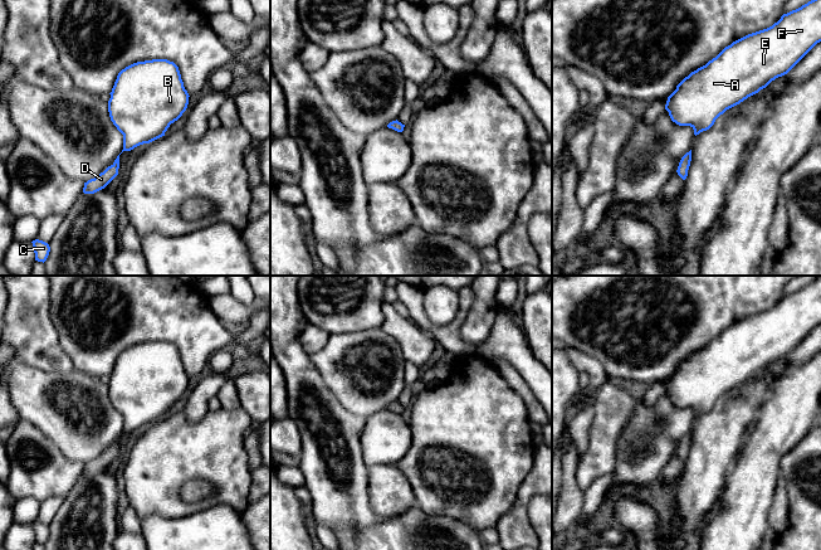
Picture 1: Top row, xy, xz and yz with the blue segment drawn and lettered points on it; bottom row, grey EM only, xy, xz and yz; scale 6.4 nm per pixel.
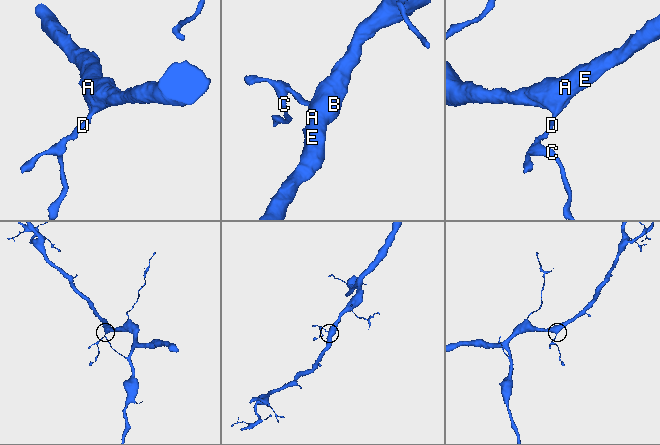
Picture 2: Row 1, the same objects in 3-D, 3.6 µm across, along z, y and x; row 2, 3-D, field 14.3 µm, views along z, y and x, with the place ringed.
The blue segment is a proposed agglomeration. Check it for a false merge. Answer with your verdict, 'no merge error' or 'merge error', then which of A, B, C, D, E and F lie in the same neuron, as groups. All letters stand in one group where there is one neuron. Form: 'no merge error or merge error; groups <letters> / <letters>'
no merge error; groups A B C D E F

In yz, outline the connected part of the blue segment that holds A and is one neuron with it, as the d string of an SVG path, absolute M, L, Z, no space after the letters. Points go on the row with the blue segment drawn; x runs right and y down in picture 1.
M811 0L783 14L772 26L733 42L705 65L692 72L668 97L665 109L673 122L690 126L697 136L709 130L727 109L787 74L820 42L821 0Z

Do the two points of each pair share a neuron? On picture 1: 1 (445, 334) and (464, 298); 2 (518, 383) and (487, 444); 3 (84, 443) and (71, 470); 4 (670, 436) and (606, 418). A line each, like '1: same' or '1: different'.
1: same
2: different
3: different
4: different

